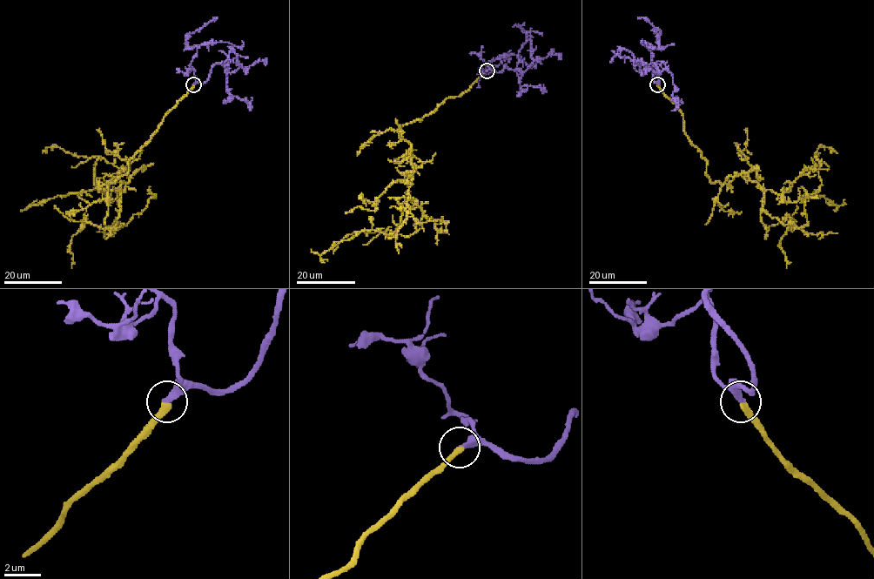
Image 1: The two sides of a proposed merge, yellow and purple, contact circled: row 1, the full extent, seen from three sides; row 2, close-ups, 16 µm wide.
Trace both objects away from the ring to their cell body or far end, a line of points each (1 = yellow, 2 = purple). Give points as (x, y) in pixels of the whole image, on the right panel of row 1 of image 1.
1: (657, 85), (681, 111), (711, 182), (745, 173), (783, 194), (822, 165), (819, 145), (837, 153)
2: (657, 84), (652, 67), (655, 63), (661, 71), (671, 74), (676, 103), (671, 111)

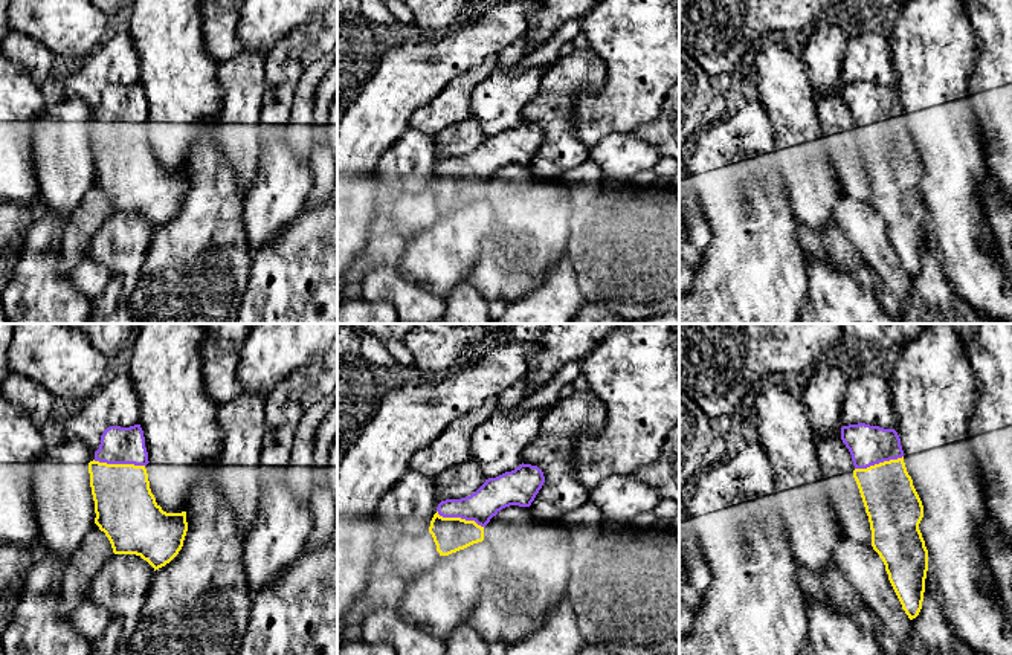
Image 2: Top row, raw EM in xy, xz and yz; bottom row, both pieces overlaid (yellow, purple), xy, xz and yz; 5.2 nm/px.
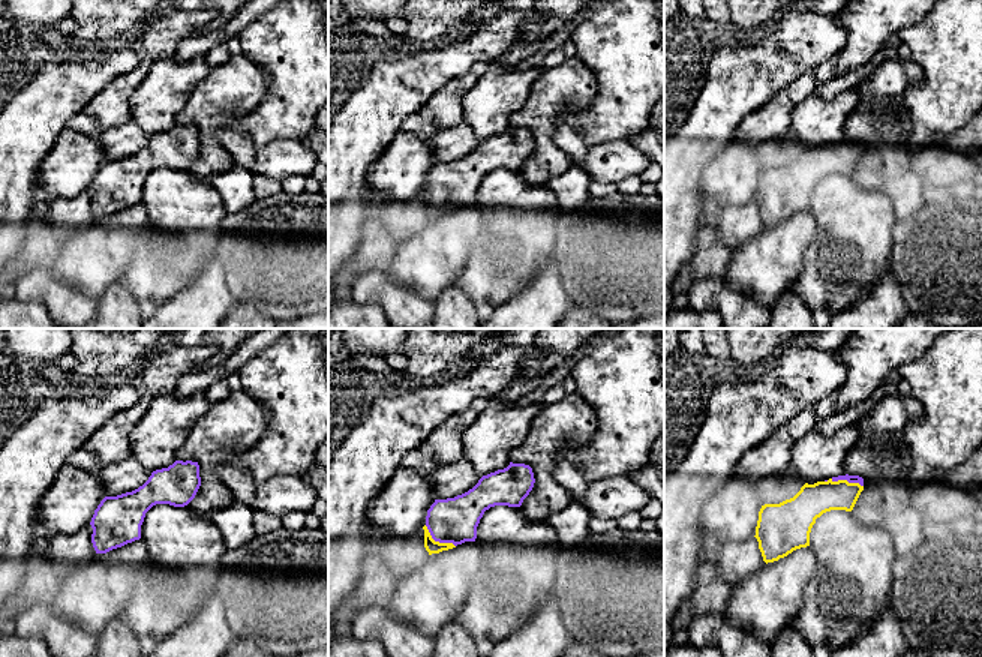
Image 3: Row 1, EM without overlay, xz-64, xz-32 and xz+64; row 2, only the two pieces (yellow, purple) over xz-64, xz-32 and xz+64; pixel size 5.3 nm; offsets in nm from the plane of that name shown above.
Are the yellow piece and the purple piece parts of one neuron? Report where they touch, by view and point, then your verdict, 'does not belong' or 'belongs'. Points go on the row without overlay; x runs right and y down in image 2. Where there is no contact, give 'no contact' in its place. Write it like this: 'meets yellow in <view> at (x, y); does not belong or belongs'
meets yellow in xy at (119, 122); belongs

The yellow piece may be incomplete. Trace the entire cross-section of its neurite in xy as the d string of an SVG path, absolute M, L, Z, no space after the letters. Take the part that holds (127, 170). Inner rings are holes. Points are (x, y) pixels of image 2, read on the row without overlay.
M140 82L110 84L101 93L95 118L89 121L90 145L95 159L95 182L108 195L114 212L136 212L154 229L169 221L182 208L188 189L186 169L166 171L150 147L148 110Z

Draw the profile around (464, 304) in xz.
M464 281L447 295L446 311L433 324L491 324L488 302Z

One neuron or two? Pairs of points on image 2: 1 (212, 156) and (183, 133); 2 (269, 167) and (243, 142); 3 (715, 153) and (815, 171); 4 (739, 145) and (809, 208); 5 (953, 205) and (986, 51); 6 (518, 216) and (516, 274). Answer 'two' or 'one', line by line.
1: two
2: two
3: two
4: two
5: two
6: one

